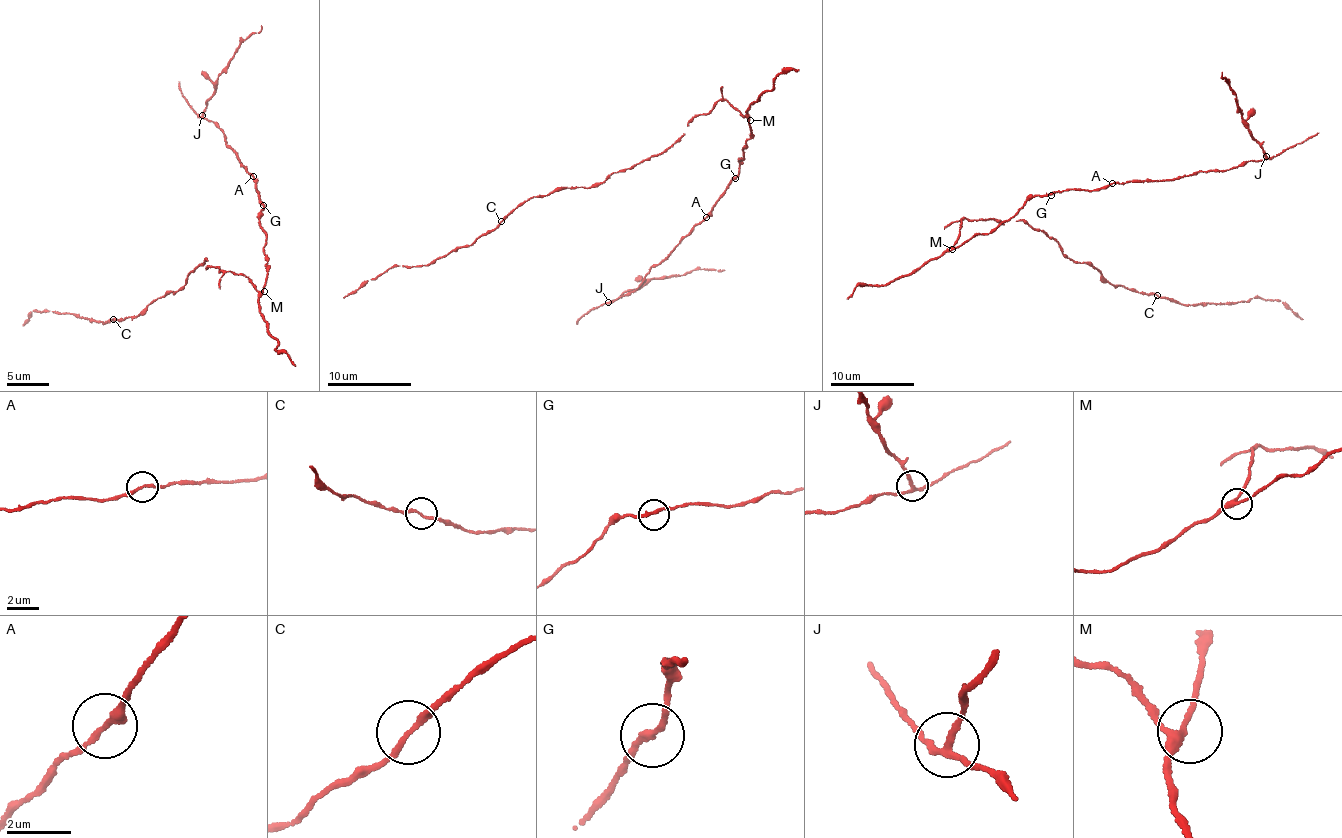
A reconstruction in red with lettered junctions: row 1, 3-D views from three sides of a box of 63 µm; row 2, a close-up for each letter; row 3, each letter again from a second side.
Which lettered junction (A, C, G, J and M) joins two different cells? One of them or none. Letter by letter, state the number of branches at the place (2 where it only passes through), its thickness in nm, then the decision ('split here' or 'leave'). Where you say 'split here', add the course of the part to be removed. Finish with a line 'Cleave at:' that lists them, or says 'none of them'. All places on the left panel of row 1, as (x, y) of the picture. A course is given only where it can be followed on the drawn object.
A: 2 branches meet; 180 nm thick; leave
C: 2 branches meet; 180 nm thick; leave
G: 2 branches meet; 200 nm thick; leave
J: 3 branches meet; 170 nm thick; split here; foreign part runs (201, 115), (218, 75), (234, 52), (262, 25)
M: 3 branches meet; 220 nm thick; leave
Cleave at: J

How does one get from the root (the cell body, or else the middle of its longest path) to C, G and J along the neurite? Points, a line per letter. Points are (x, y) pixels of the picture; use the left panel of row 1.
C: (252, 284), (244, 275), (207, 268), (207, 259), (176, 291), (154, 299), (136, 316), (114, 319)
G: (252, 284), (262, 291), (268, 276), (264, 249), (267, 243), (260, 221), (263, 205)
J: (252, 284), (262, 291), (268, 276), (260, 221), (264, 206), (252, 176), (226, 138), (201, 115)

